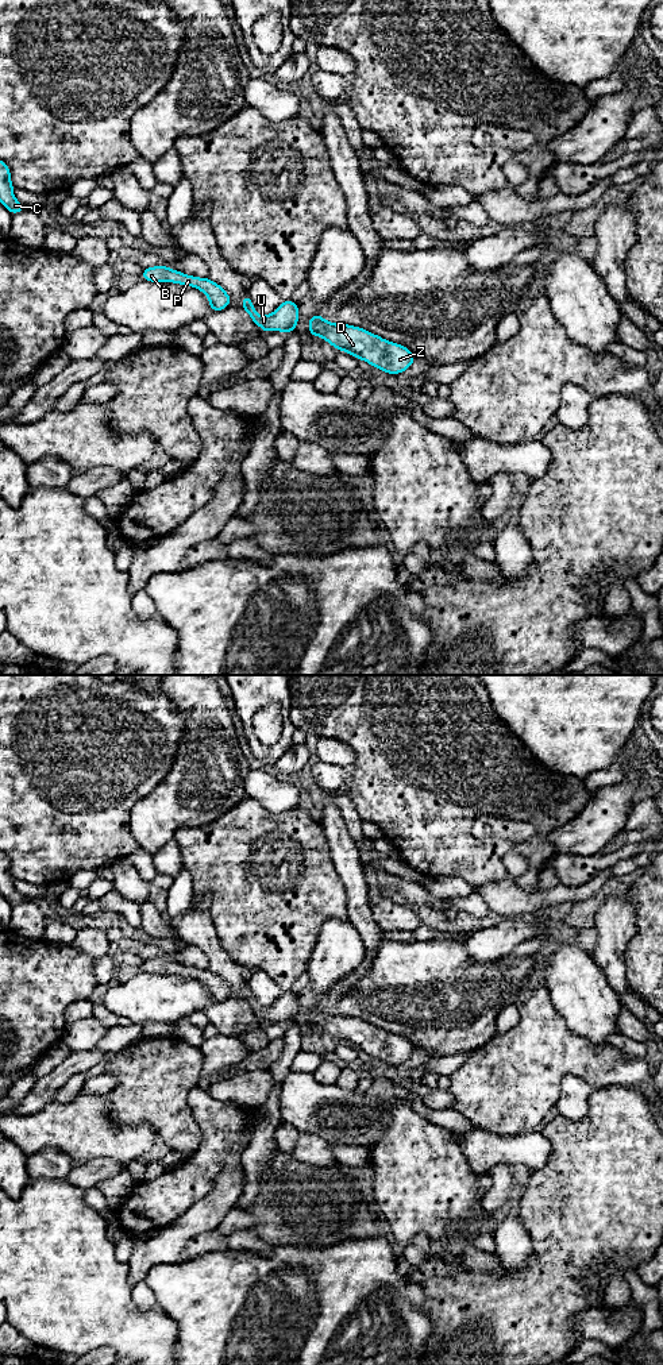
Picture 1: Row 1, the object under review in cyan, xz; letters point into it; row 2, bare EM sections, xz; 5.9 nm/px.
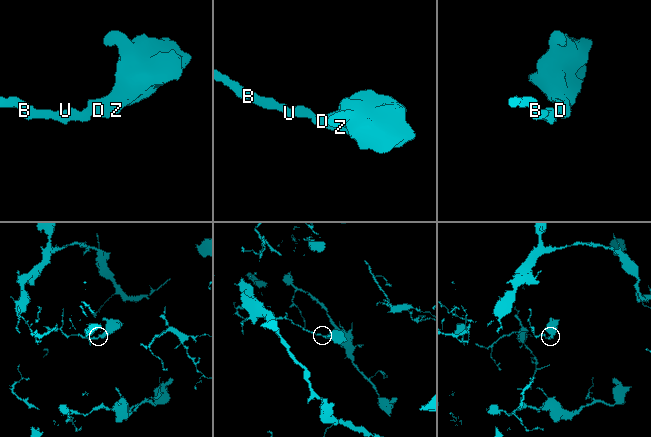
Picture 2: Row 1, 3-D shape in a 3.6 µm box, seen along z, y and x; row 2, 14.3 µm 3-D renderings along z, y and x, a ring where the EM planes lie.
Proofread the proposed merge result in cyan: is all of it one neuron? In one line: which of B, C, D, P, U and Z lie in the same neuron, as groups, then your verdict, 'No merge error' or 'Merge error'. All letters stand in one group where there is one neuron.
Groups: B C D P U Z. No merge error

